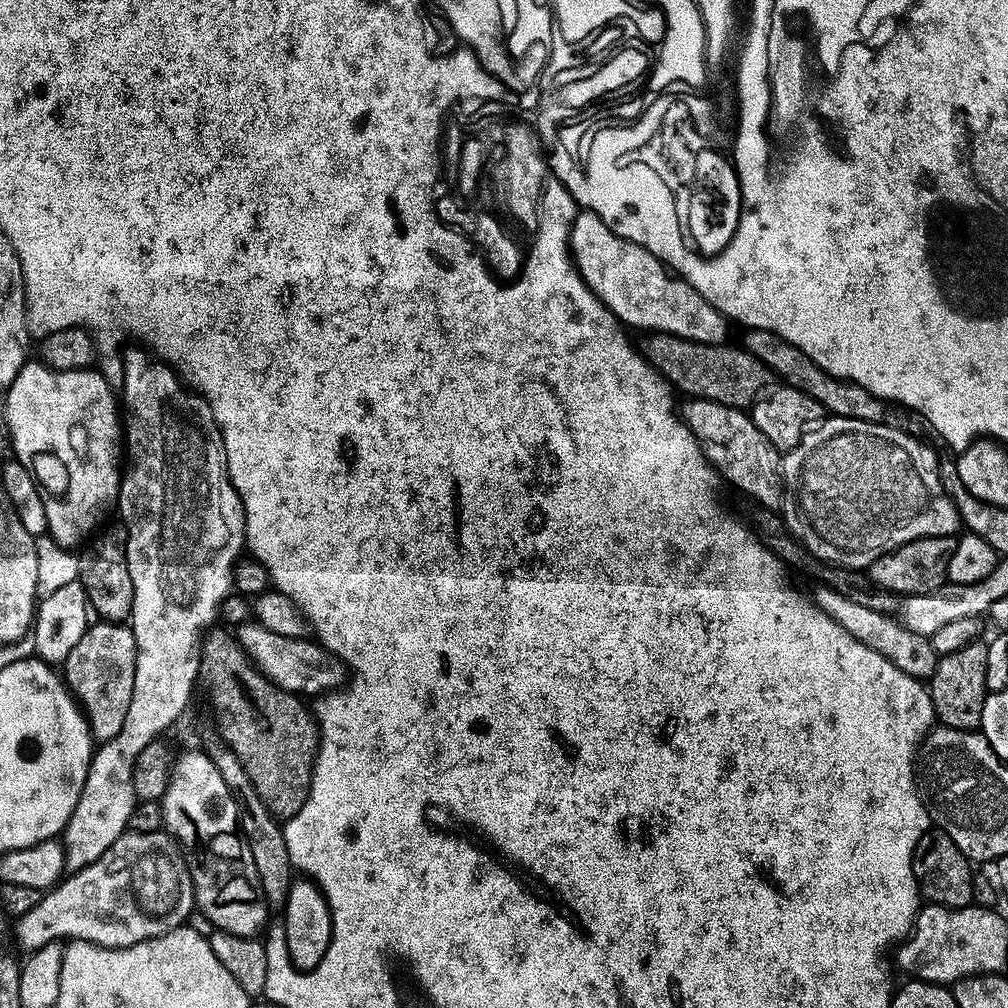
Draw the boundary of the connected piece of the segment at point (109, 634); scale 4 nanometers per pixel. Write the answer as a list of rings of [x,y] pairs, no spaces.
[[[124,622],[93,623],[64,660],[62,679],[87,718],[93,741],[113,740],[123,733],[126,710],[134,694],[135,669],[136,639],[131,627]]]

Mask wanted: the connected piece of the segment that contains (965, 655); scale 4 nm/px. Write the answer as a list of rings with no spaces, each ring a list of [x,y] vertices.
[[[977,638],[971,644],[937,659],[927,689],[928,695],[932,698],[932,711],[935,719],[943,727],[957,728],[963,732],[979,729],[984,698],[989,693],[986,686],[987,649],[987,643]]]

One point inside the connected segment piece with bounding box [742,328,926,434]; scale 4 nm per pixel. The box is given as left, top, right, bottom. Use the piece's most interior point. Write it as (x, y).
(839, 398)

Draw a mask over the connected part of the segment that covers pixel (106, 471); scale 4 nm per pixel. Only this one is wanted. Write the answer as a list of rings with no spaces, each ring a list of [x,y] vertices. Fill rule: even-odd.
[[[29,362],[22,366],[22,370],[18,374],[18,378],[14,378],[14,382],[6,389],[8,401],[4,404],[4,416],[8,419],[8,432],[12,435],[12,448],[15,459],[20,461],[22,466],[26,466],[26,470],[30,470],[30,474],[36,480],[36,485],[40,488],[42,494],[42,506],[46,506],[46,522],[48,523],[47,535],[53,540],[58,541],[63,548],[69,550],[75,549],[75,544],[83,545],[97,531],[96,523],[100,520],[100,511],[107,506],[108,503],[117,499],[120,490],[120,477],[122,475],[122,464],[116,461],[116,451],[121,451],[122,444],[122,416],[116,413],[116,404],[118,408],[118,396],[114,393],[113,385],[109,384],[105,378],[103,371],[93,370],[92,368],[83,368],[82,370],[70,370],[69,372],[53,372],[47,364],[43,362]]]

